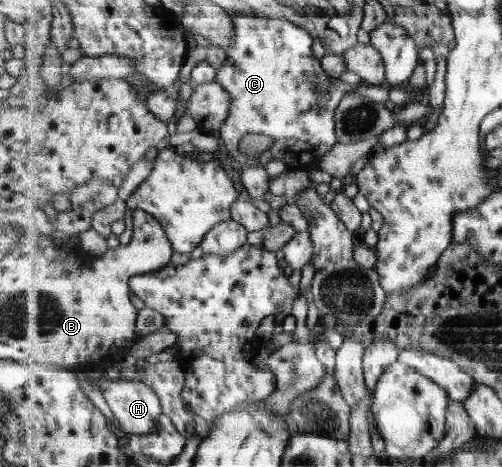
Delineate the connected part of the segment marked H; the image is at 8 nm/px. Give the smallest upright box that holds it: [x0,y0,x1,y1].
[103,379,163,435]

